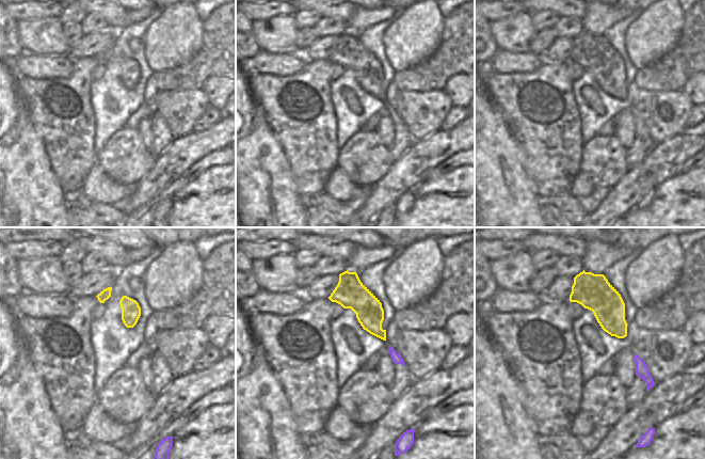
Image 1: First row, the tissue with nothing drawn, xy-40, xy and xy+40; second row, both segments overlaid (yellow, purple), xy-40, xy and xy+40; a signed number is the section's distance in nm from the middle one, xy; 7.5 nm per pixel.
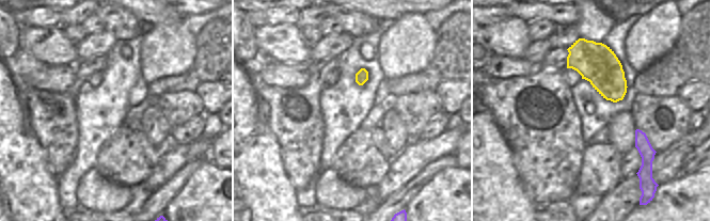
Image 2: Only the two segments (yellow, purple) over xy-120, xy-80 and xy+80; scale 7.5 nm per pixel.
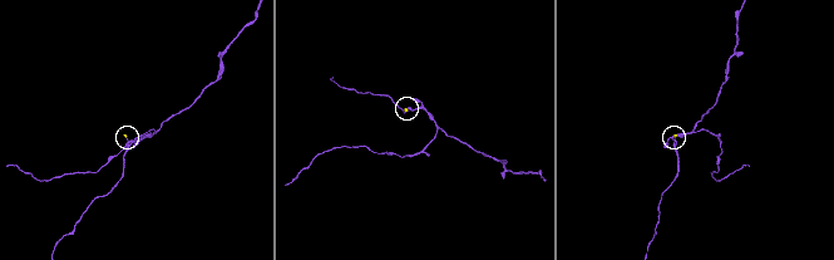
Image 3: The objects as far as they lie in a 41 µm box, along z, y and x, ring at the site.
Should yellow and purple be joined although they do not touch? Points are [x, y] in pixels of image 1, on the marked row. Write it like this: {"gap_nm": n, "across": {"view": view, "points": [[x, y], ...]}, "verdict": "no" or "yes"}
{"gap_nm": 60, "across": {"view": "xy", "points": [[385, 339], [388, 347]]}, "verdict": "yes"}

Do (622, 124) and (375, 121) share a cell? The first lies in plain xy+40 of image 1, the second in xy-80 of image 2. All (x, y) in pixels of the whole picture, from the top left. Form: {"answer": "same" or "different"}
{"answer": "different"}

